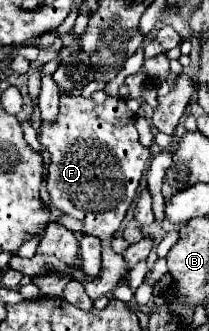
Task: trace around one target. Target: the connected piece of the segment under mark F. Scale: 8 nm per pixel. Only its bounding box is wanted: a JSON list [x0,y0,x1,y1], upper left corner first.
[41,97,151,301]

